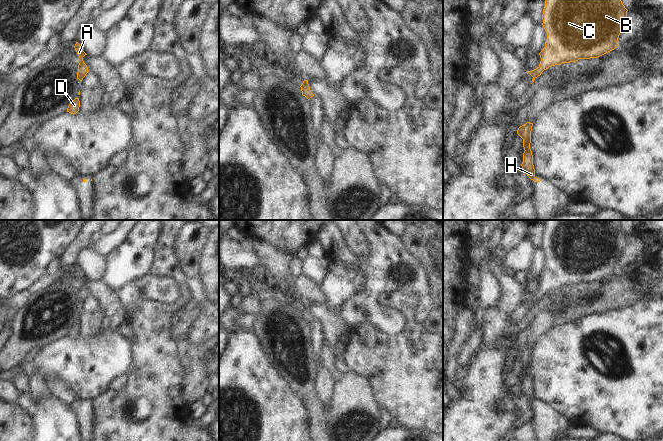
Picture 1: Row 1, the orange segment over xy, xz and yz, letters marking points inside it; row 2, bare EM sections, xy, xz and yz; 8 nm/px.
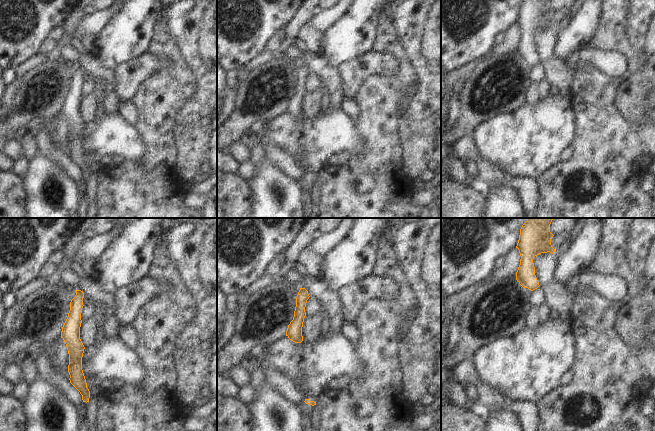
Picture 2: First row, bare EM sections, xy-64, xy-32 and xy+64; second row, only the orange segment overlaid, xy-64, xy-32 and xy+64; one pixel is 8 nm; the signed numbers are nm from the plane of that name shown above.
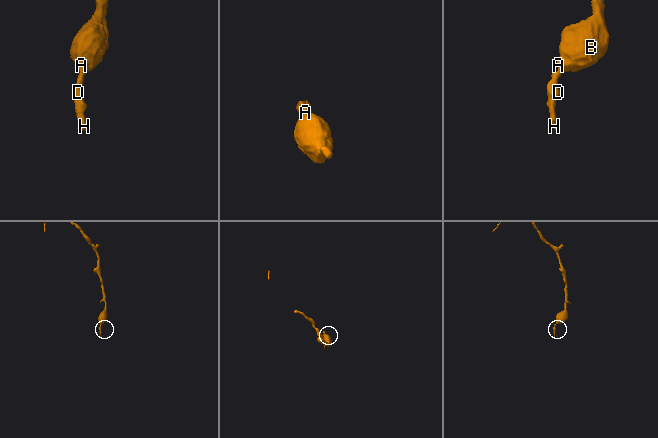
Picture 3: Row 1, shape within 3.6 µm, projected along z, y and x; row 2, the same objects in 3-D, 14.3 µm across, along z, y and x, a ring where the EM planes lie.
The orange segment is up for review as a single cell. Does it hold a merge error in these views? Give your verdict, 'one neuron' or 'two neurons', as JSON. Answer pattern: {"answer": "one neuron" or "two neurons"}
{"answer": "one neuron"}

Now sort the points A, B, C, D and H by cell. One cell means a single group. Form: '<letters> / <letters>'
A B C D H

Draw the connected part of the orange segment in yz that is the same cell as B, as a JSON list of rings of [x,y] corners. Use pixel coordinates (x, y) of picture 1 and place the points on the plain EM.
[[[546,220],[542,243],[547,257],[545,271],[539,277],[539,290],[528,297],[534,304],[551,290],[598,282],[619,269],[619,259],[627,244],[627,233],[620,220]]]

